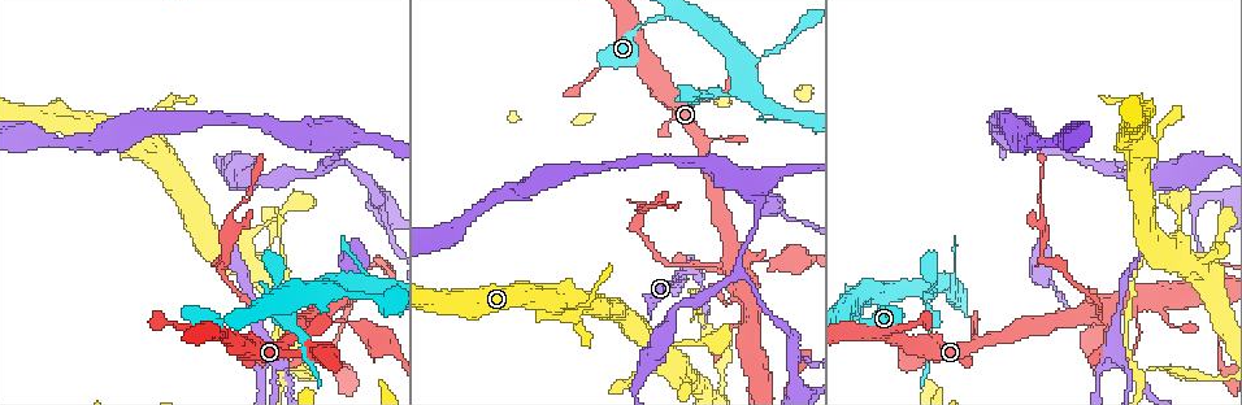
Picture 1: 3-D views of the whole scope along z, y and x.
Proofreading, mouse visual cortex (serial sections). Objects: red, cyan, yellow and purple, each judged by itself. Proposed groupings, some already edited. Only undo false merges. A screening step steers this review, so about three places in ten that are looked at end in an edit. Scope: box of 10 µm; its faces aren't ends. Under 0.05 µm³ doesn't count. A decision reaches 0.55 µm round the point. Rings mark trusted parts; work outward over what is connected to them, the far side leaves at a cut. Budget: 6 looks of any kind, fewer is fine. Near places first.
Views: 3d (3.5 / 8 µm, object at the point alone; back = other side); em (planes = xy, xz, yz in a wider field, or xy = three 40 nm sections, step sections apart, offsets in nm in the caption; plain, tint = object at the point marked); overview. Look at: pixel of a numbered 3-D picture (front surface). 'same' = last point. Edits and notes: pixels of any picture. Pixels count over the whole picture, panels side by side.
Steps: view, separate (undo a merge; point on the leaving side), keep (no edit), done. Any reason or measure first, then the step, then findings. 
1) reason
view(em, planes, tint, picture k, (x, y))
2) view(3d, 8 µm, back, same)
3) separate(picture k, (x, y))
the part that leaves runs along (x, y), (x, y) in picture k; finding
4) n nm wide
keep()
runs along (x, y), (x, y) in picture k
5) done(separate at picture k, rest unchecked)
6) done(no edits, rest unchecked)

sharp bend
view(3d, 8 µm, picture 1, (1040, 257))

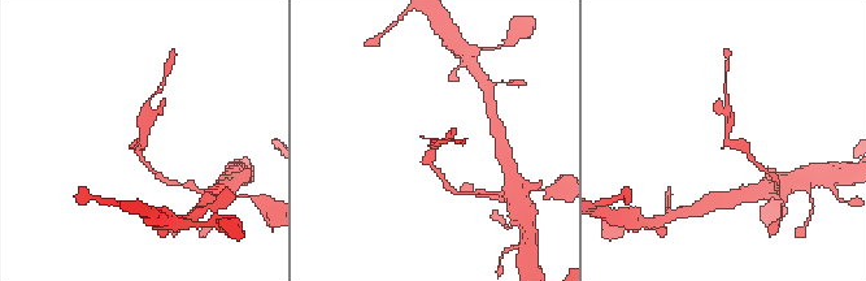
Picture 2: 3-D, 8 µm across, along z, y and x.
view(3d, 3.5 µm, same)

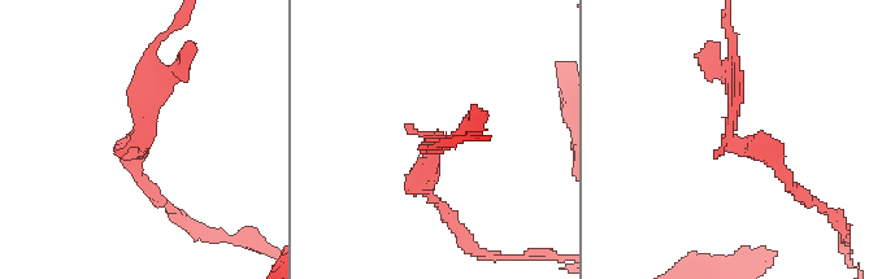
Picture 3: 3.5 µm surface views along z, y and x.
view(em, xy, step 2, tint, picture 3, (434, 139))

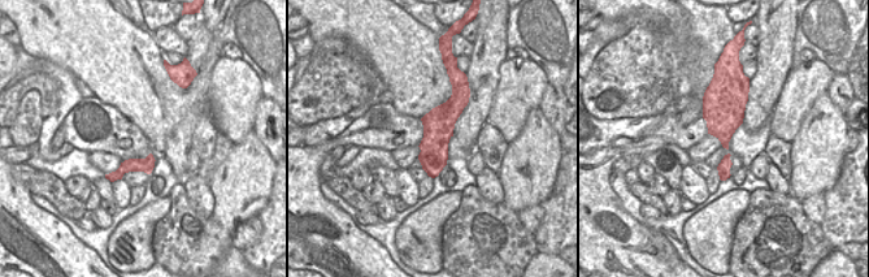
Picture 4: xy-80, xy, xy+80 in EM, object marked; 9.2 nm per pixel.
280 nm wide
keep()
runs along (461, 91), (438, 124), (431, 173) in picture 4; continuous, no second cell

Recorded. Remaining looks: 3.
thin neck
view(3d, 3.5 µm, picture 1, (716, 89))

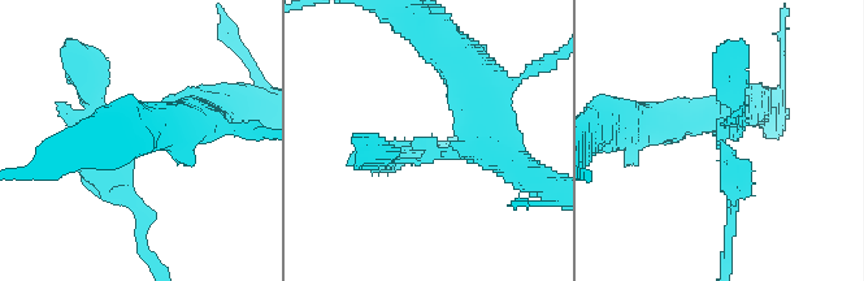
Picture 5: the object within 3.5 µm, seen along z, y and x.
now the EM
view(em, xy, step 3, tint, picture 5, (424, 142))

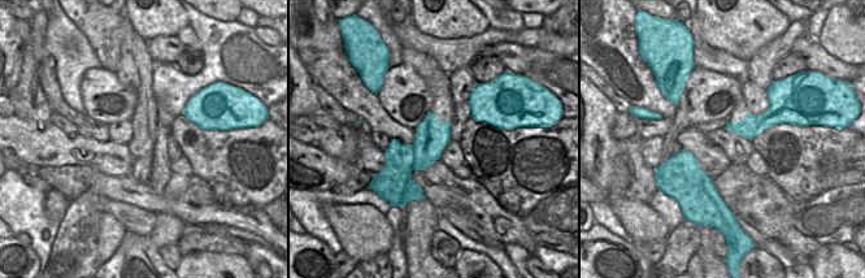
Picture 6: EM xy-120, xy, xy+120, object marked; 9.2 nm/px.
separate(picture 5, (746, 186))
a second cell is stuck on

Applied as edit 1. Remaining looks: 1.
done(separate at picture 5, rest unchecked)

